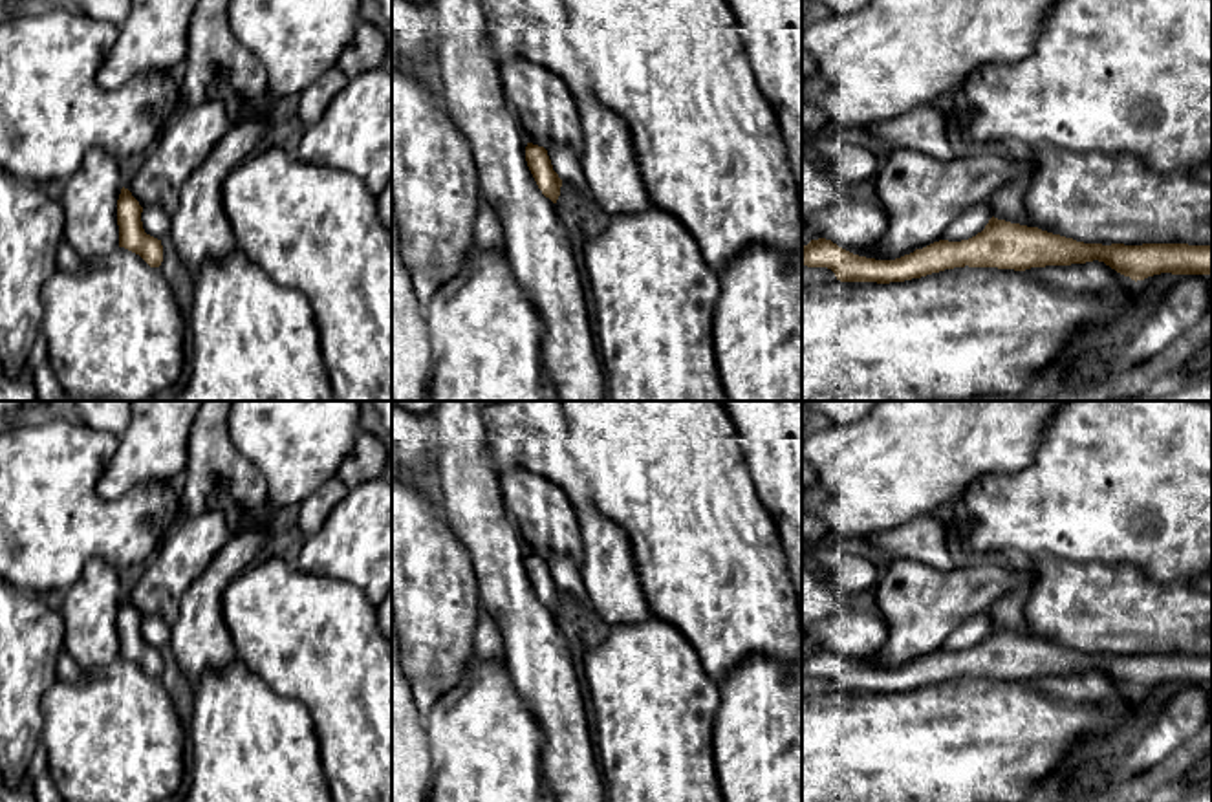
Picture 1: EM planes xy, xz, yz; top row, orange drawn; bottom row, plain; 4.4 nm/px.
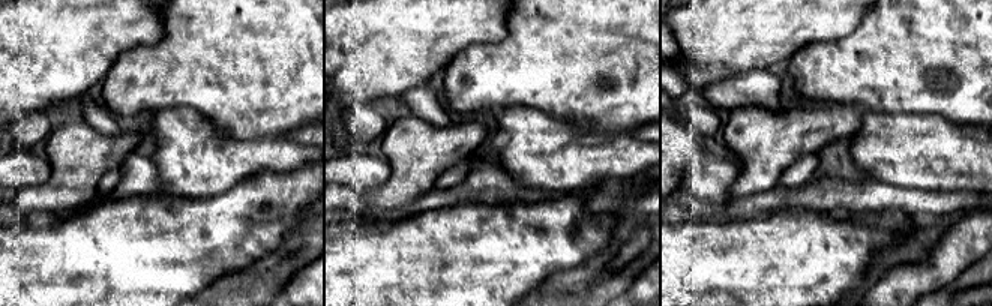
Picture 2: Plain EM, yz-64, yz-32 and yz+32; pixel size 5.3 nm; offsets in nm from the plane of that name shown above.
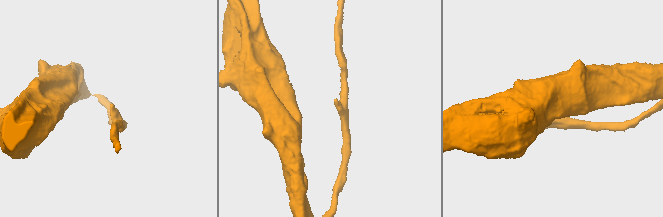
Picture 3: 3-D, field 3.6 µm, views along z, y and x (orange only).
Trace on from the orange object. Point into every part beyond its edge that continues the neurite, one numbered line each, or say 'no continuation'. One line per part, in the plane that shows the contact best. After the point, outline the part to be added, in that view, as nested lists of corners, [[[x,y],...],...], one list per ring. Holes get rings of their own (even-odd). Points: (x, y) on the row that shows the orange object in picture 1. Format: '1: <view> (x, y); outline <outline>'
no continuation

